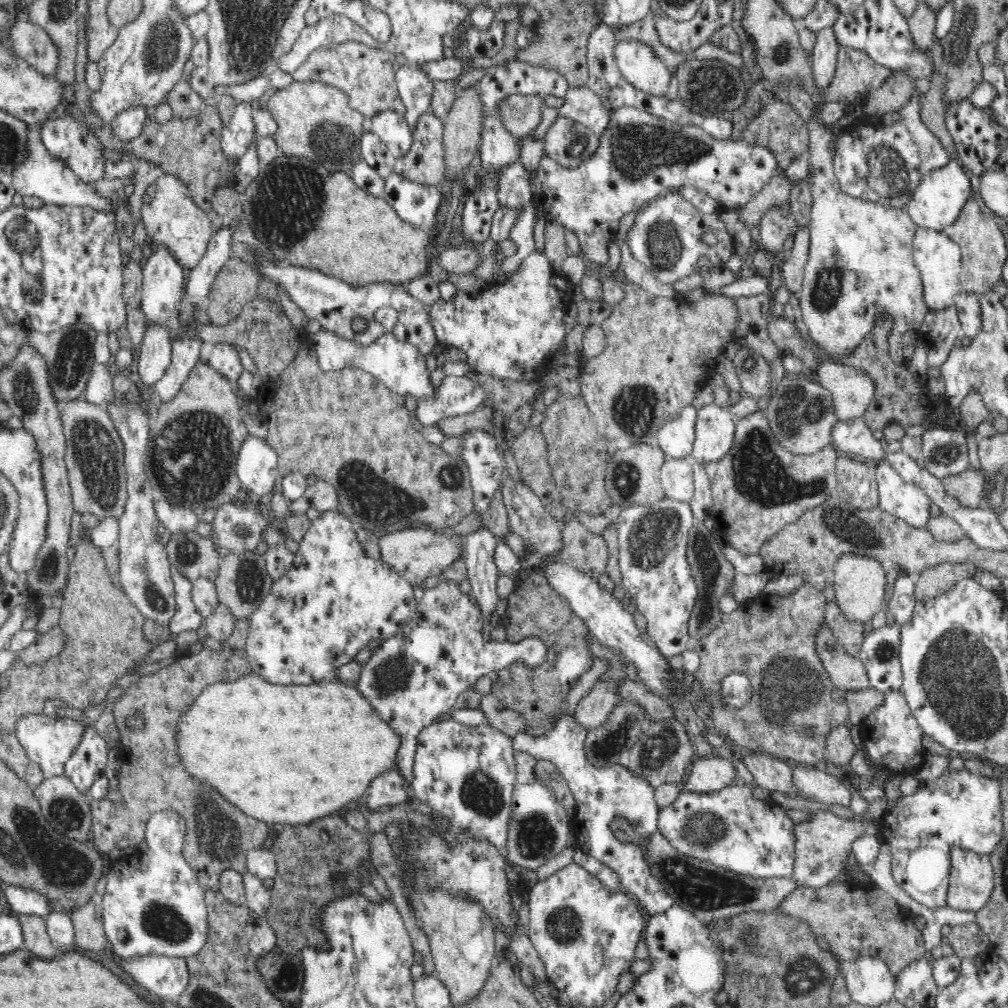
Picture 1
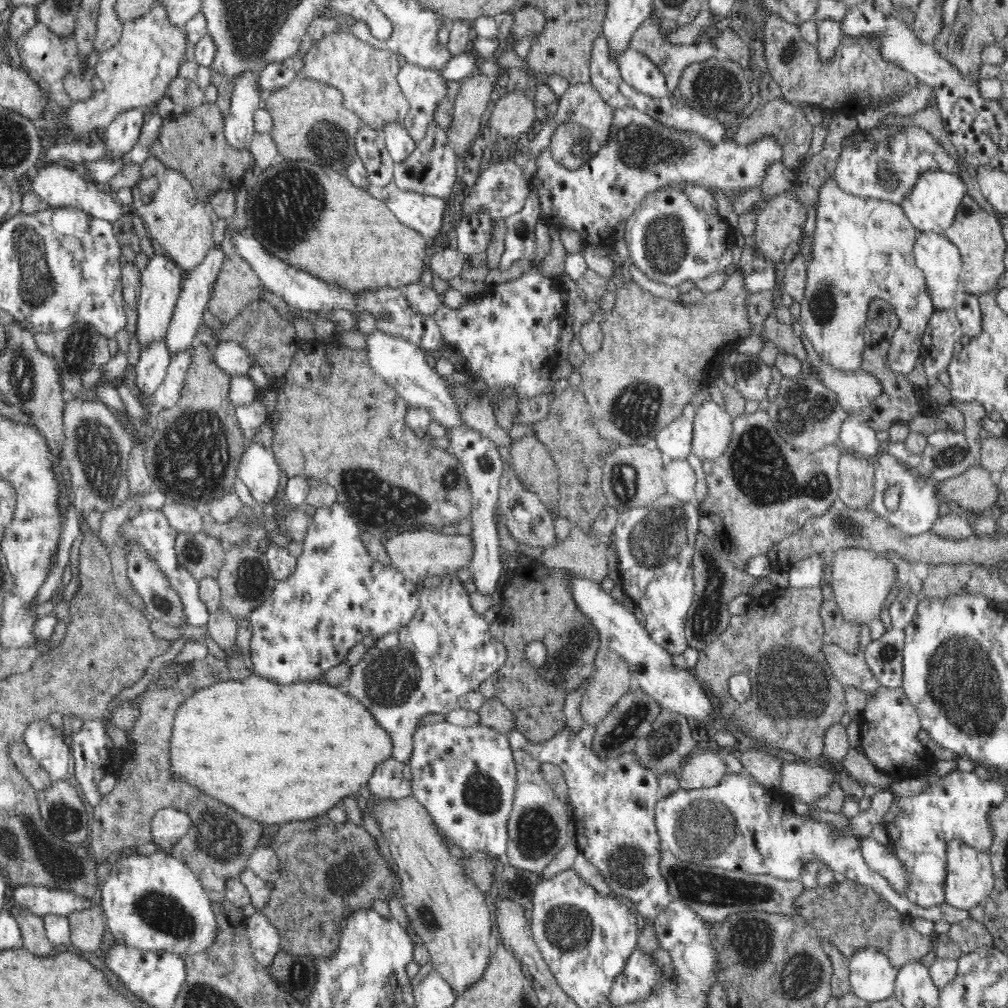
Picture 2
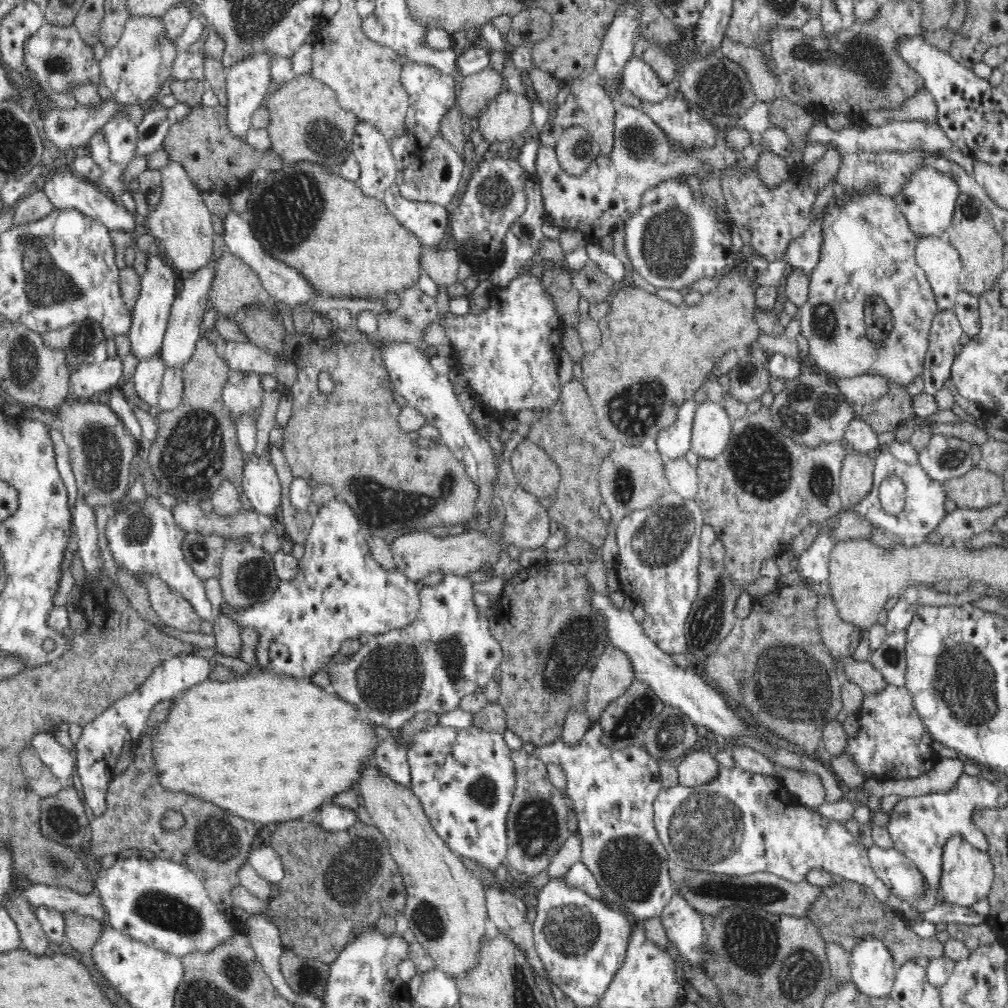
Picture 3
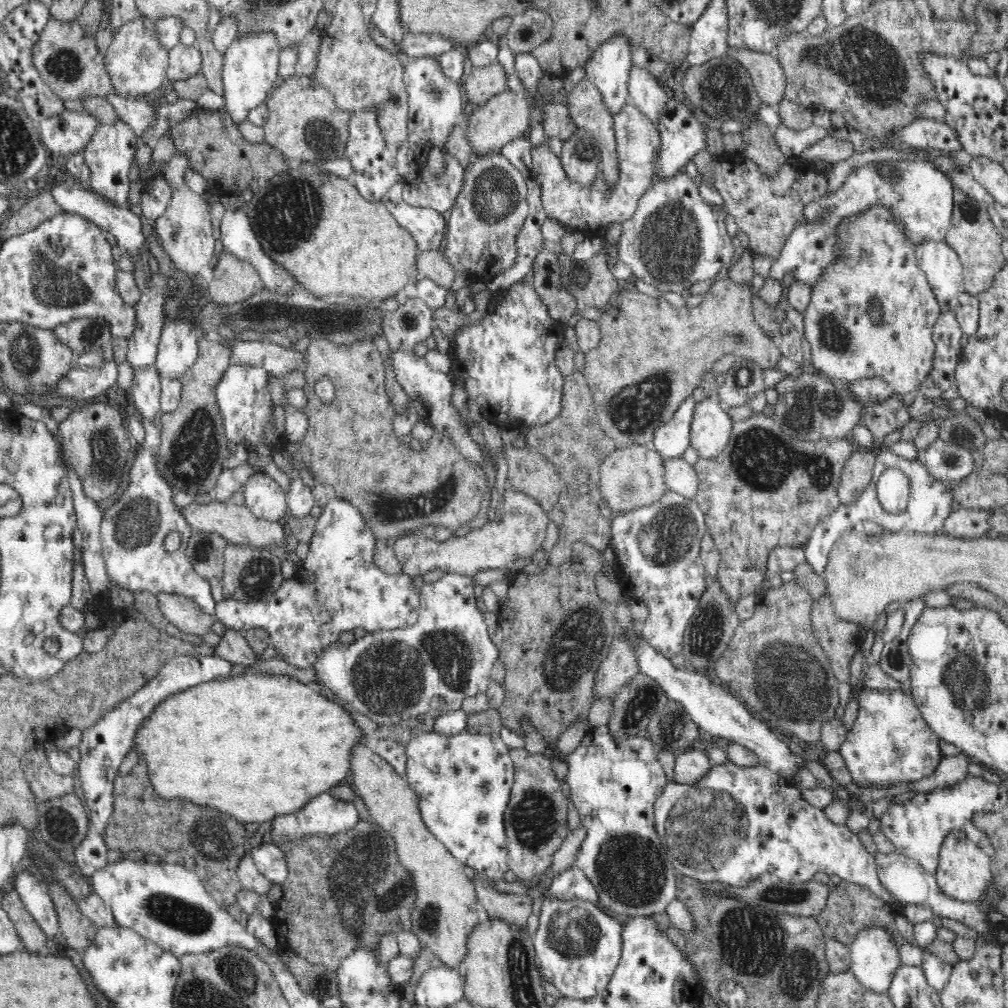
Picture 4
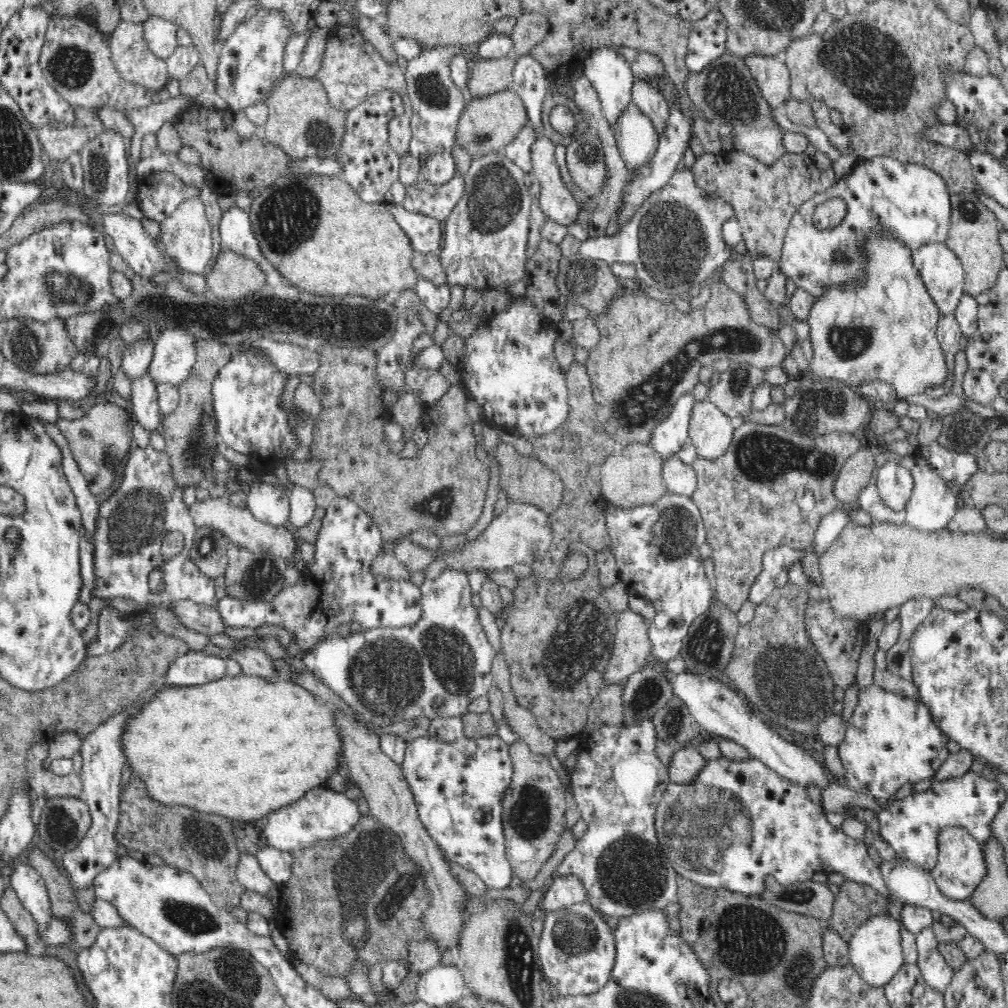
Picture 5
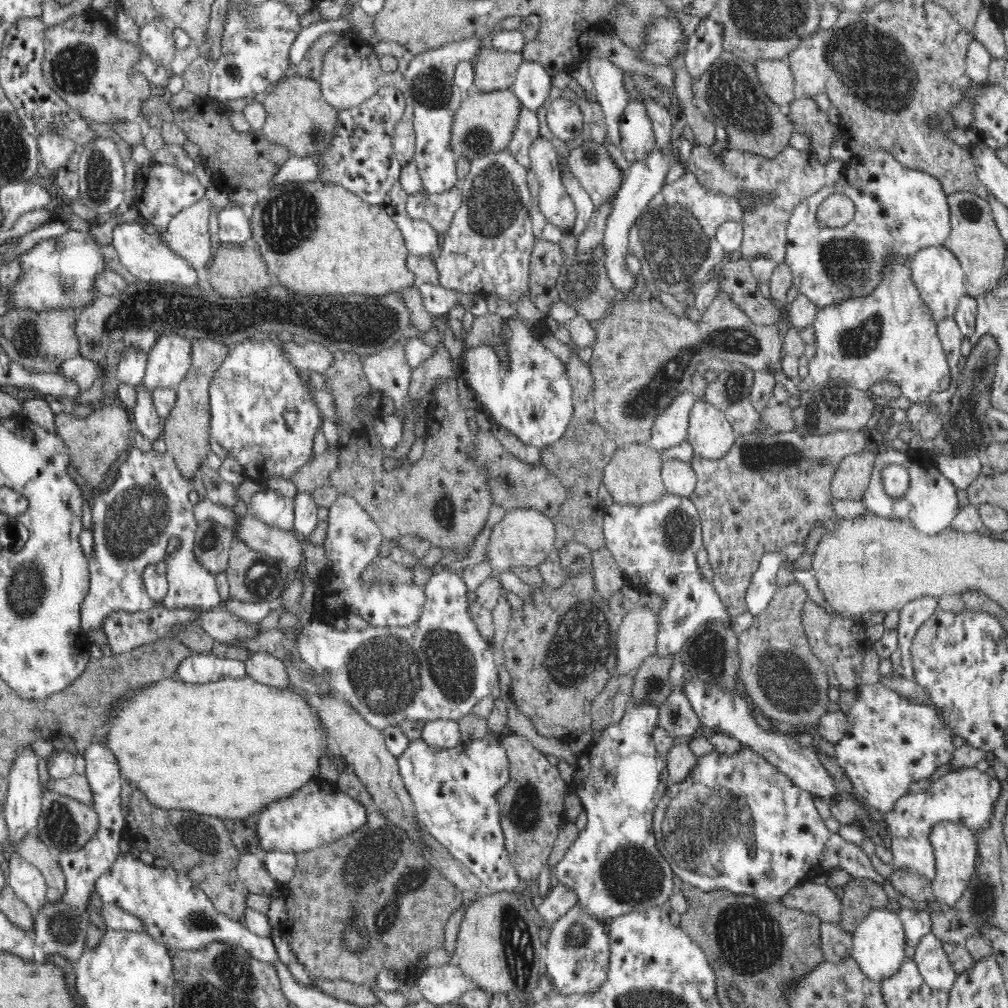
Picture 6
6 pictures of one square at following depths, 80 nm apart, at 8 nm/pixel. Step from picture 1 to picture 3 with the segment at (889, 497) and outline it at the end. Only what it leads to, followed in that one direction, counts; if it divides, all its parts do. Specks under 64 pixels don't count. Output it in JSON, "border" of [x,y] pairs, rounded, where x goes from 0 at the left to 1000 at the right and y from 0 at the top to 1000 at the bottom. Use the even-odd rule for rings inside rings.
{"border":[[[874,447],[868,454],[868,467],[866,470],[866,482],[863,489],[851,501],[845,504],[836,504],[833,509],[847,509],[867,517],[869,521],[881,526],[884,529],[898,535],[899,538],[917,534],[920,530],[927,529],[930,522],[938,513],[938,505],[938,497],[939,496],[938,486],[933,477],[927,476],[921,472],[921,469],[914,463],[912,458],[906,460],[889,455],[883,447]],[[886,469],[892,472],[899,481],[899,501],[895,508],[890,511],[880,509],[872,499],[872,481],[877,474],[881,474],[882,470]]]}

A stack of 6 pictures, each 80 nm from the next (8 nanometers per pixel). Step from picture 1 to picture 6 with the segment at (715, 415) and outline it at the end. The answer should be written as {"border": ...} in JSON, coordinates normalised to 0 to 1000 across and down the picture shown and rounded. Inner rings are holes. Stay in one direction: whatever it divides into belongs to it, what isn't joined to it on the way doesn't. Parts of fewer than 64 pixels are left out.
{"border":[[[700,398],[688,400],[682,429],[682,437],[689,451],[704,457],[717,453],[732,433],[720,417],[719,411]]]}

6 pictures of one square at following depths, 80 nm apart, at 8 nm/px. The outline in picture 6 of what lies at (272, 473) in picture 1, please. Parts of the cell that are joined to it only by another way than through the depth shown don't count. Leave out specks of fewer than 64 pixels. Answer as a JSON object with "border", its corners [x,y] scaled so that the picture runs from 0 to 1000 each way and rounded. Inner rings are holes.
{"border":[[[262,485],[250,492],[248,508],[268,522],[276,522],[281,527],[293,528],[292,496]]]}

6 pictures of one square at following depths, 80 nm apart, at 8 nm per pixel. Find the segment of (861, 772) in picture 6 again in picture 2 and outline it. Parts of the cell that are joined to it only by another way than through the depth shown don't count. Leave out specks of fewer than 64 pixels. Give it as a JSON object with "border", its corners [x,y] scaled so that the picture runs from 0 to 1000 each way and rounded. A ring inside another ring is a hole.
{"border":[[[896,682],[873,683],[861,689],[853,709],[852,722],[853,742],[857,750],[871,765],[889,774],[920,767],[929,757],[925,748],[909,731],[915,723],[914,716]]]}

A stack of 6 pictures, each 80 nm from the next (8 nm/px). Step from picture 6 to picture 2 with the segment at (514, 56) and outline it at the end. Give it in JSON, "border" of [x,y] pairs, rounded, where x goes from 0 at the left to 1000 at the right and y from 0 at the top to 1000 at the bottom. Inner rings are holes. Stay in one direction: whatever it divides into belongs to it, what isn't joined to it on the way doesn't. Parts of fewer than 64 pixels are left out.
{"border":[[[472,71],[456,81],[449,109],[449,120],[443,129],[444,139],[452,154],[462,156],[484,109],[489,77]]]}

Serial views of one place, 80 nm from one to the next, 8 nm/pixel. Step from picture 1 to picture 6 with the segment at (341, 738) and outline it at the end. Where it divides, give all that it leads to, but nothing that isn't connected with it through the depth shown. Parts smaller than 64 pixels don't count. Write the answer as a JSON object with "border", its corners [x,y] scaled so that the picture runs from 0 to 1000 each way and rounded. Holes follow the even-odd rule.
{"border":[[[244,671],[239,674],[222,673],[214,677],[192,679],[181,677],[174,672],[163,674],[146,680],[126,689],[124,694],[116,697],[111,704],[111,711],[108,712],[109,724],[101,729],[101,737],[111,745],[111,751],[115,751],[119,772],[127,775],[132,782],[139,783],[147,795],[160,801],[163,804],[190,804],[191,807],[216,810],[216,812],[238,812],[255,808],[263,802],[267,796],[274,795],[274,792],[282,794],[288,788],[295,786],[301,779],[315,768],[315,754],[321,750],[323,744],[323,726],[319,715],[312,706],[308,706],[308,699],[302,695],[300,689],[288,684],[278,684],[258,679],[250,672]]]}

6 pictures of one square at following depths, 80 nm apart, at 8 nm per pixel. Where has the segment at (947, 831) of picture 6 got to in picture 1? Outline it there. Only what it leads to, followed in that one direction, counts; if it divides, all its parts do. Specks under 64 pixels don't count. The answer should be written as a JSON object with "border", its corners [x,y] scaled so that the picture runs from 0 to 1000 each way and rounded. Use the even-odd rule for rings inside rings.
{"border":[[[946,840],[942,843],[939,900],[973,905],[983,891],[987,874],[980,848]]]}

